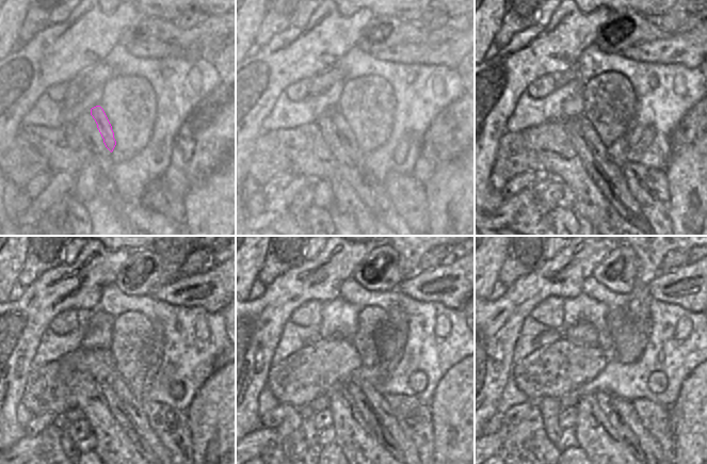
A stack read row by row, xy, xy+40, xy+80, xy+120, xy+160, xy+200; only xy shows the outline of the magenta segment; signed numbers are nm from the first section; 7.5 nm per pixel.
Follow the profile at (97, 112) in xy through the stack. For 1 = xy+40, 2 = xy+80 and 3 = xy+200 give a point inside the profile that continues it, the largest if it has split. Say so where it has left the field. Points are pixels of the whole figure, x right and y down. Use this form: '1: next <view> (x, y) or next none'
1: next xy+40 (348, 139)
2: next xy+80 (616, 181)
3: next xy+200 (653, 452)

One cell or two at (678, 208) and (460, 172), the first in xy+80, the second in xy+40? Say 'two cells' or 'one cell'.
one cell

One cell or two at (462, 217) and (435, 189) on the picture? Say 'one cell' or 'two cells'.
one cell

